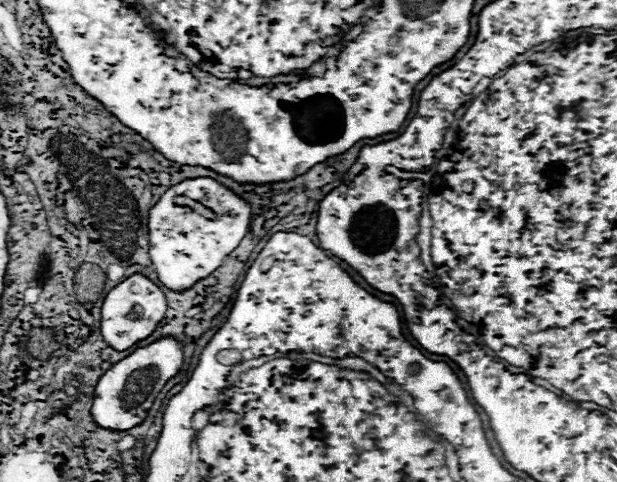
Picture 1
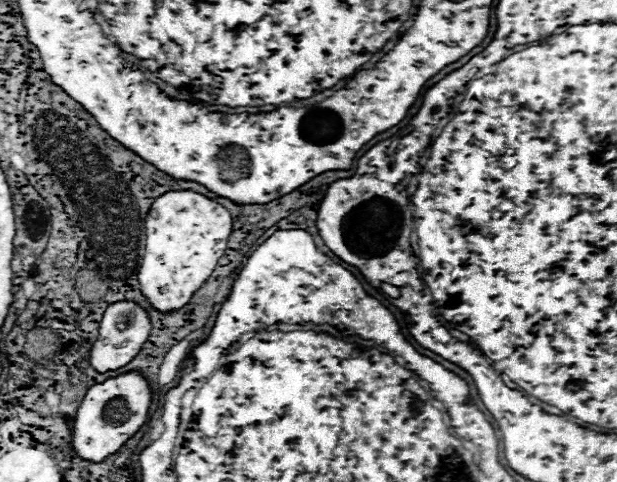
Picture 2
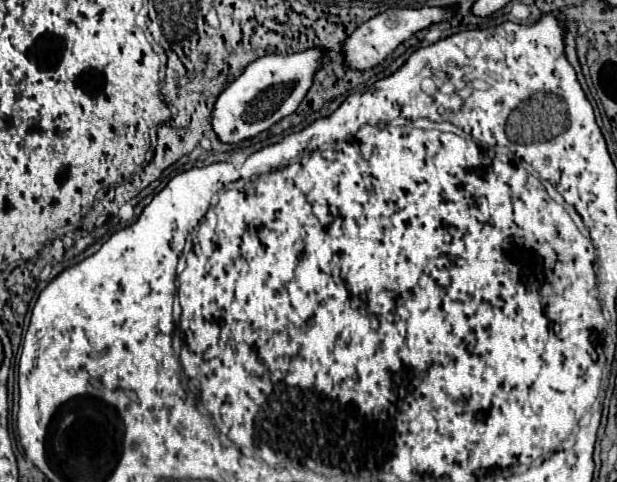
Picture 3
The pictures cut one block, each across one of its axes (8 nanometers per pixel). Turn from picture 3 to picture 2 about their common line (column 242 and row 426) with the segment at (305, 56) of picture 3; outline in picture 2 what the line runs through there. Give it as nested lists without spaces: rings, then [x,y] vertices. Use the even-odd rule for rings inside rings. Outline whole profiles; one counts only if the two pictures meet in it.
[[[128,372],[118,378],[108,378],[102,384],[94,384],[86,392],[74,418],[70,440],[74,452],[88,462],[102,462],[106,456],[114,454],[146,422],[150,400],[152,392],[140,372]]]

